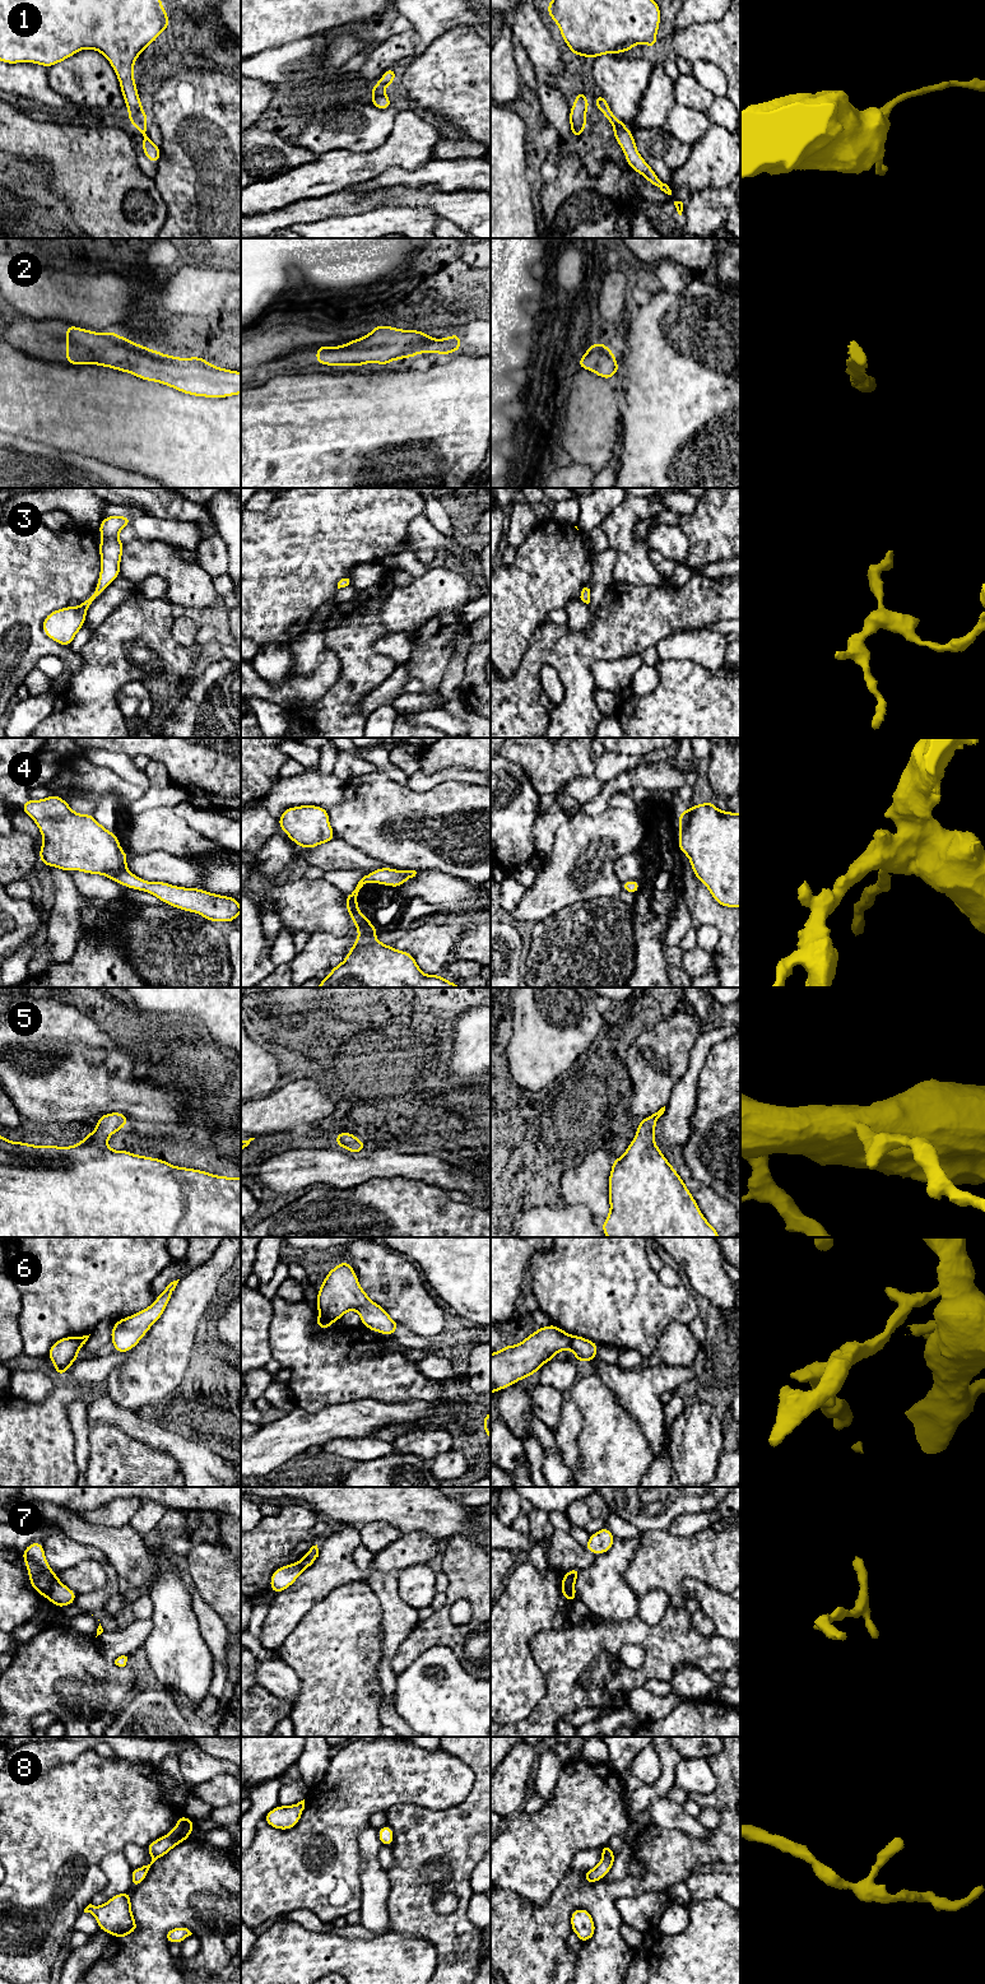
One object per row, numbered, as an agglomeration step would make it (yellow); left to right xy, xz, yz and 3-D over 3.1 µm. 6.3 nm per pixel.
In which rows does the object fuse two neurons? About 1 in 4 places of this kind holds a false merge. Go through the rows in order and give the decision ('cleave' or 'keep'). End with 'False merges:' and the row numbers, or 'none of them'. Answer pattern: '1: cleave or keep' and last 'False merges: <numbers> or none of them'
1: keep
2: keep
3: keep
4: keep
5: keep
6: cleave
7: cleave
8: keep
False merges: 6, 7

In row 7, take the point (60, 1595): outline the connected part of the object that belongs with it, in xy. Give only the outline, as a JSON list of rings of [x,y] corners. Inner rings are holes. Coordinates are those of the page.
[[[54,1574],[51,1580],[51,1588],[48,1594],[48,1600],[56,1607],[61,1608],[75,1603],[76,1593],[64,1585],[56,1574]]]

